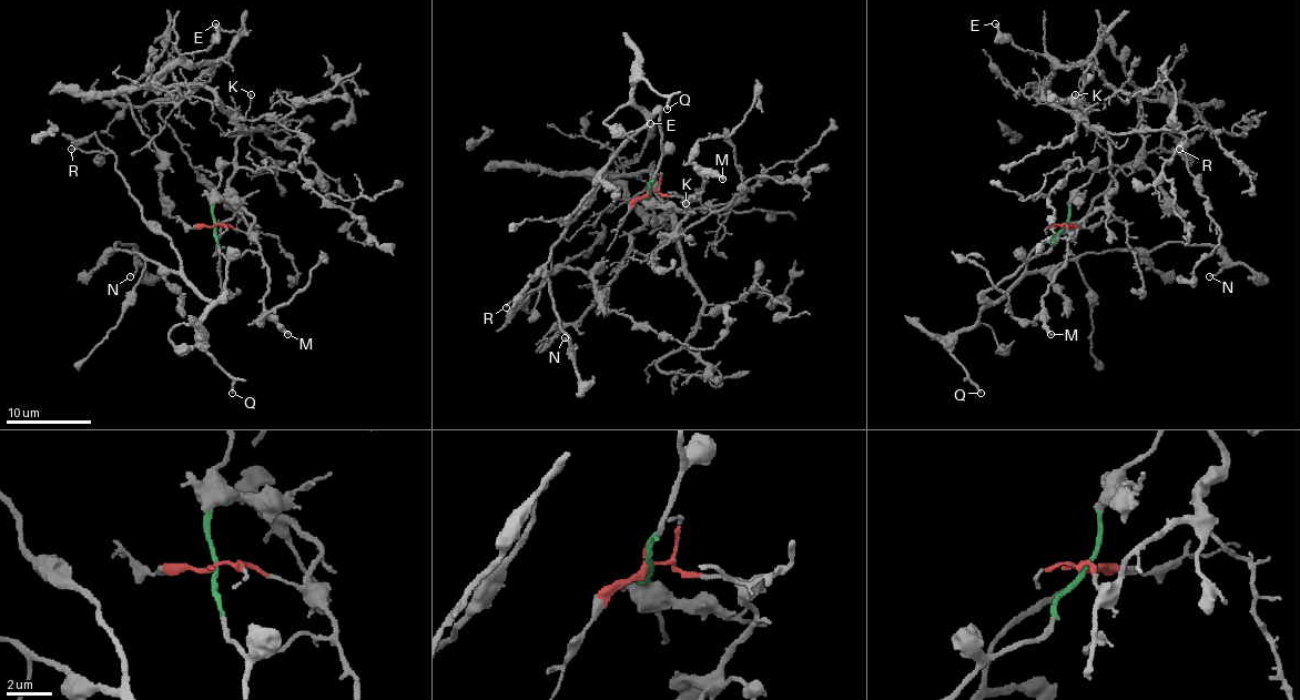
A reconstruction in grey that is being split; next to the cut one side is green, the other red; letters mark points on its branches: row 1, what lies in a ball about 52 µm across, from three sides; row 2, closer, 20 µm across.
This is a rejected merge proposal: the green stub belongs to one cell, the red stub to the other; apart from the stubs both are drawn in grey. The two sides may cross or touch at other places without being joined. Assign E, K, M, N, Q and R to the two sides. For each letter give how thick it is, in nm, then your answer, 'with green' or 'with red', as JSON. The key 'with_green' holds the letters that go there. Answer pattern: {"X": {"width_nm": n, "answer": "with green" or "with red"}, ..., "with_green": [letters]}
{"E": {"width_nm": 220, "answer": "with red"}, "K": {"width_nm": 120, "answer": "with red"}, "M": {"width_nm": 300, "answer": "with red"}, "N": {"width_nm": 150, "answer": "with green"}, "Q": {"width_nm": 180, "answer": "with green"}, "R": {"width_nm": 140, "answer": "with green"}, "with_green": ["N", "Q", "R"]}

